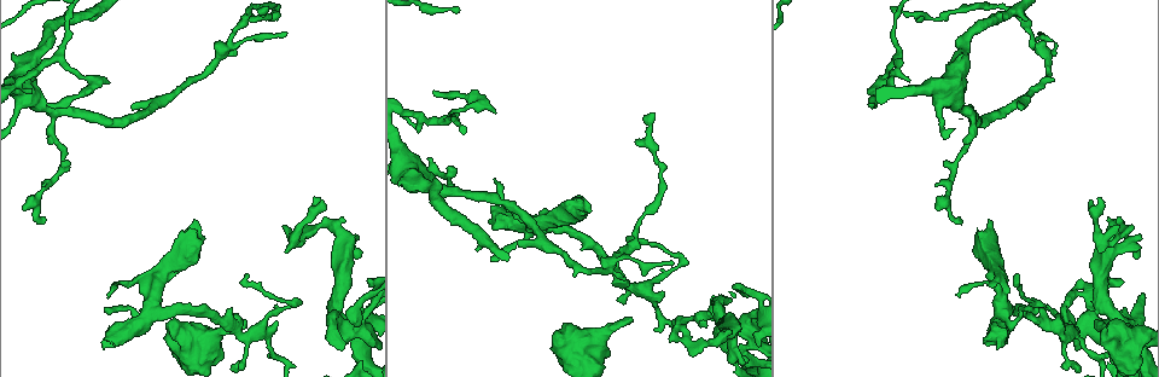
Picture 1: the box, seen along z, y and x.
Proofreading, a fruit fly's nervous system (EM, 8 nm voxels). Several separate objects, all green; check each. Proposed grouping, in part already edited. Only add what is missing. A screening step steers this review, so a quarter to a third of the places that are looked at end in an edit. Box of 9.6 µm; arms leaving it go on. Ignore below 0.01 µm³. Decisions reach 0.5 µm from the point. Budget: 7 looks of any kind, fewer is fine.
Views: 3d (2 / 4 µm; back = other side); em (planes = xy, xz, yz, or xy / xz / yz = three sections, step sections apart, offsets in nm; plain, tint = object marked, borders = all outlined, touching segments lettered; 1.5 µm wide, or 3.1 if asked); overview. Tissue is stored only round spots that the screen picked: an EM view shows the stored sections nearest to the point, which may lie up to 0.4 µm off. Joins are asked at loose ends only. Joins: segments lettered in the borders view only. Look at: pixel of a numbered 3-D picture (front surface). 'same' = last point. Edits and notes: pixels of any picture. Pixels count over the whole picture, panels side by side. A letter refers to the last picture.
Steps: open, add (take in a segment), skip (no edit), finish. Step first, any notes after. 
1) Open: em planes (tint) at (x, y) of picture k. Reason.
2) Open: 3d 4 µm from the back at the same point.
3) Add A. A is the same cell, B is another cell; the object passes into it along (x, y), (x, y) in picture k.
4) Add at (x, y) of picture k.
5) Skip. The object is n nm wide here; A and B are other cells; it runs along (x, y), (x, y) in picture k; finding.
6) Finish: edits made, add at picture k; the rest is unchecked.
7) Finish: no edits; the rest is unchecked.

Open: 3d 4 µm at (1017, 275) of picture 1.

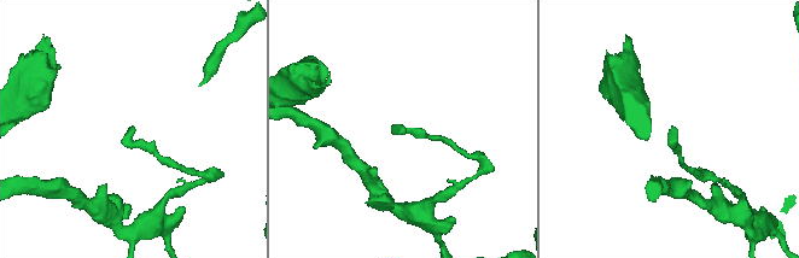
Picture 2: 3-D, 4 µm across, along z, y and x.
Open: em planes (borders) at (403, 128) of picture 2. Now the EM.

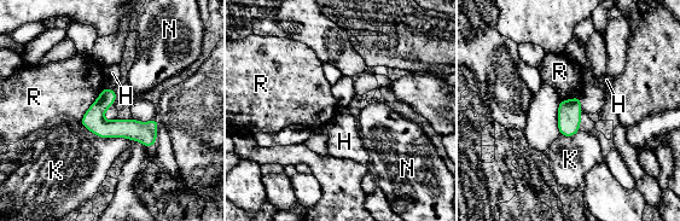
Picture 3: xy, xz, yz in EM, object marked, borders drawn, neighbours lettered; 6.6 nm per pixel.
Skip. The longest contact is with K, 340 nm; H, K, N and R are other cells; no lettered segment goes on from it.

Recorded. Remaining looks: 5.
Open: em planes (plain) at (181, 343) of picture 1. Branch stops here.

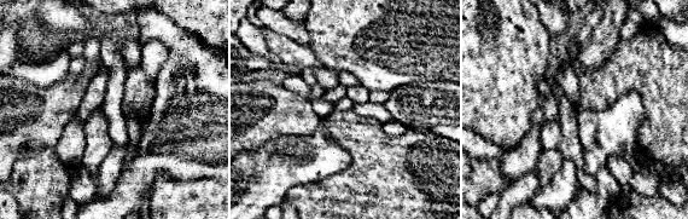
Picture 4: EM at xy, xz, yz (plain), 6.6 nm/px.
Open: em planes (borders) at the same point.

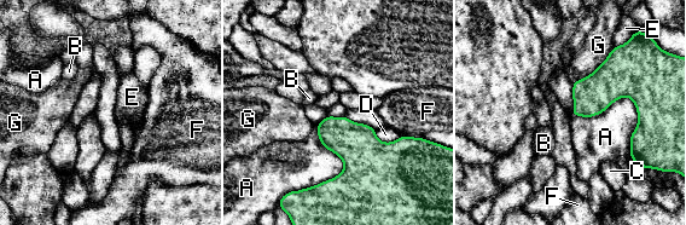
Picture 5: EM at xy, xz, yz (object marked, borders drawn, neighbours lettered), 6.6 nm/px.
Skip. A, B, C, D, E, F and G are other cells; a border runs along (571, 114), (628, 97), (631, 157) in picture 5; no lettered segment goes on from it.

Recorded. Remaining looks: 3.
Open: 3d 4 µm at (45, 220) of picture 1. End of a long branch.

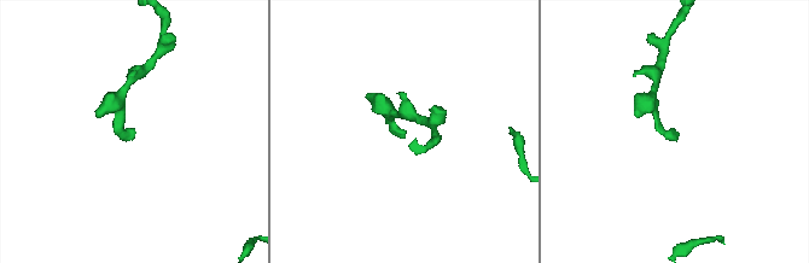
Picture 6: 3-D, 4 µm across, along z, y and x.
Open: em planes (borders) at (132, 134) of picture 6. Shape alone is not enough.

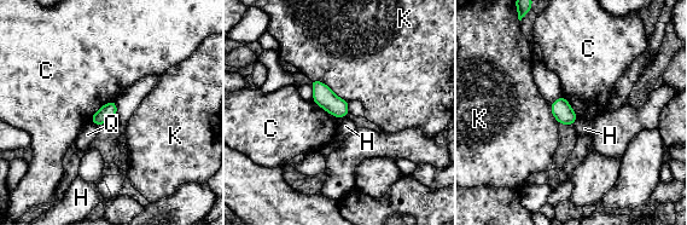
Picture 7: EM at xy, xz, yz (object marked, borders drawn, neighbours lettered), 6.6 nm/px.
Skip. C, H, K and Q are other cells; a border runs along (114, 99), (104, 103), (89, 121) in picture 7; none of them fits.

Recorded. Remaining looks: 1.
Finish: no edits; the rest is unchecked.

